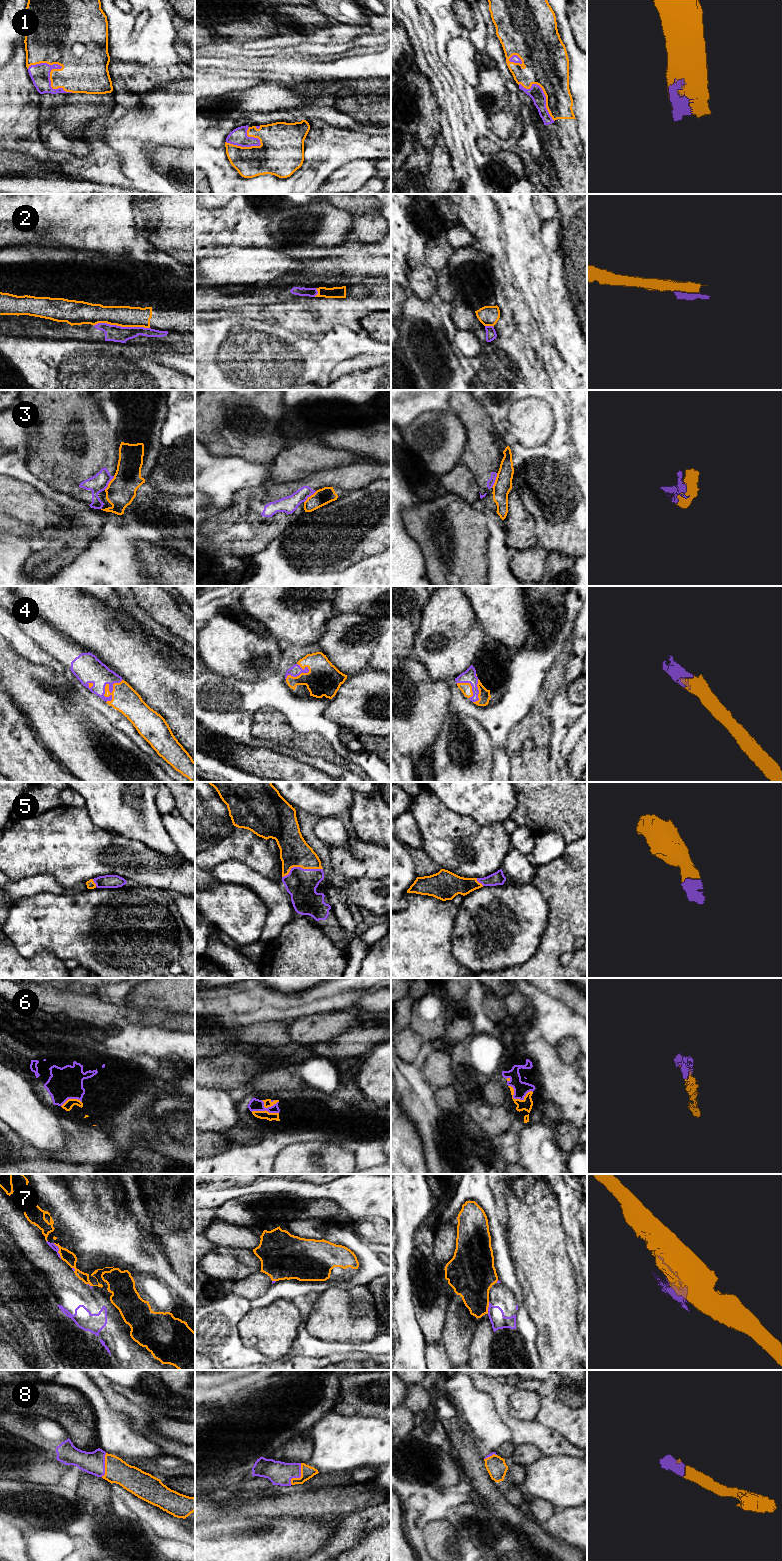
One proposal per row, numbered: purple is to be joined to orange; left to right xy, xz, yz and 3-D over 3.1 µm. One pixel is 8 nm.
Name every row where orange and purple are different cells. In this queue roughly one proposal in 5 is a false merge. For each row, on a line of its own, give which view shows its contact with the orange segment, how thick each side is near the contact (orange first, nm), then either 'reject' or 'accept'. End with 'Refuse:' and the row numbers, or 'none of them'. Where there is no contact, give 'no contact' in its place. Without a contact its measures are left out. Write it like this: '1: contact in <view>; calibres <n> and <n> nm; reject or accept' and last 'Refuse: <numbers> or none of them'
1: contact in xy; calibres 420 and 160 nm; accept
2: contact in xy; calibres 180 and 130 nm; reject
3: contact in yz; calibres 140 and 60 nm; reject
4: contact in xy; calibres 220 and 200 nm; accept
5: contact in xz; calibres 240 and 240 nm; accept
6: contact in xz; calibres 70 and 100 nm; accept
7: contact in xy; calibres 100 and 50 nm; reject
8: contact in xz; calibres 110 and 190 nm; accept
Refuse: 2, 3, 7

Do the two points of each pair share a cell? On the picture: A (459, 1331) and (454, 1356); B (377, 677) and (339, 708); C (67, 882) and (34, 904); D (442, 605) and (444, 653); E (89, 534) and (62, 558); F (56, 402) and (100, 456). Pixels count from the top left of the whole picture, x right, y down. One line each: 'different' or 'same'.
A: same
B: same
C: different
D: same
E: same
F: same

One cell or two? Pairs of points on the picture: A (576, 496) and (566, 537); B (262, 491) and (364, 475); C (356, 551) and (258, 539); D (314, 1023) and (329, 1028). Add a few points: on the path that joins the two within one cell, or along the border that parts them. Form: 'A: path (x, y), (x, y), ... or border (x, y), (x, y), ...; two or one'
A: path (566, 506), (566, 527); one
B: path (287, 491), (299, 491), (322, 478), (339, 477); one
C: border (301, 516), (283, 531); two
D: path (318, 1027), (325, 1027); one

